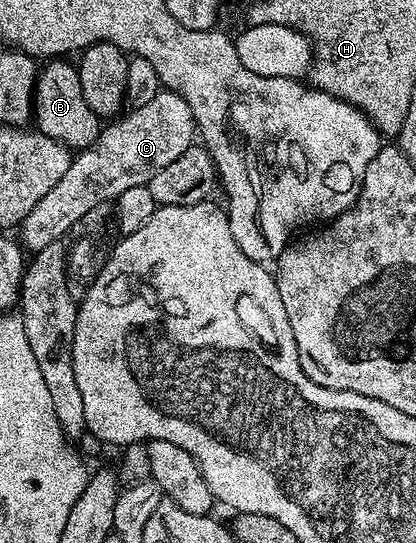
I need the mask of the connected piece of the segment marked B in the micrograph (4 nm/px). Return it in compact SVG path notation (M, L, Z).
M52 59L48 65L39 70L35 81L34 121L40 125L39 132L50 135L60 141L70 151L89 149L98 139L102 128L102 118L86 103L86 95L82 95L82 79L80 70L68 59Z

